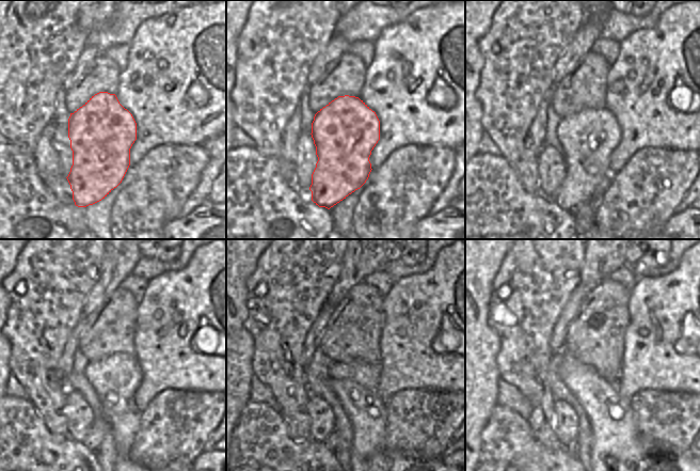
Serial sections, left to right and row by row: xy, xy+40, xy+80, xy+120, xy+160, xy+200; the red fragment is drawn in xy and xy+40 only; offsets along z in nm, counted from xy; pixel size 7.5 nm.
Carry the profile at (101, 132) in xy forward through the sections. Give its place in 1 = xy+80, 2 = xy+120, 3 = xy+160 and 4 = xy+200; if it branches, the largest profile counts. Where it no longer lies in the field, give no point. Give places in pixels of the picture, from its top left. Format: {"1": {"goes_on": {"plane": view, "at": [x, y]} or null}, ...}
{"1": {"goes_on": {"plane": "xy+80", "at": [587, 139]}}, "2": {"goes_on": {"plane": "xy+120", "at": [121, 373]}}, "3": {"goes_on": {"plane": "xy+160", "at": [367, 375]}}, "4": {"goes_on": {"plane": "xy+200", "at": [573, 451]}}}

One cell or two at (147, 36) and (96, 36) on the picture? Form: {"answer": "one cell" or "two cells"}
{"answer": "two cells"}

